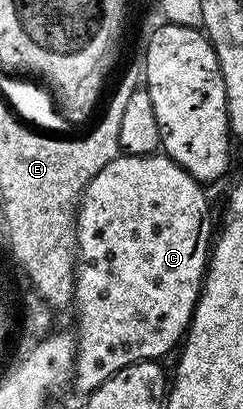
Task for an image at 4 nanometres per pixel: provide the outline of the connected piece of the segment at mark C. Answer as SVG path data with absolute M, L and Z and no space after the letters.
M157 153L154 155L126 155L119 154L114 161L110 161L110 165L106 165L106 169L102 169L93 179L90 181L90 185L85 189L83 195L80 197L80 205L76 213L76 246L78 248L79 258L76 260L76 274L74 276L74 308L80 314L80 320L77 321L76 327L74 326L74 338L76 341L76 364L72 366L72 378L71 382L76 383L76 387L81 393L87 393L98 389L98 385L102 385L102 381L106 381L110 377L114 377L114 373L118 373L118 369L122 369L126 365L131 363L137 363L143 359L150 359L153 361L163 360L163 355L171 349L175 348L177 344L183 340L188 326L192 324L192 314L196 308L196 298L200 295L200 285L204 281L204 272L208 265L210 258L210 240L214 235L214 223L212 227L212 211L208 208L208 195L205 188L194 177L190 177L190 173L186 173L186 169L182 169L175 161L169 159L167 155L163 153Z

